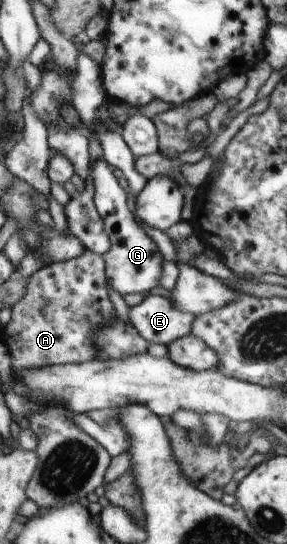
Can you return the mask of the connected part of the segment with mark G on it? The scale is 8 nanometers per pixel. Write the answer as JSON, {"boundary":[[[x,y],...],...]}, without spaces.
{"boundary":[[[104,158],[94,163],[91,176],[96,186],[95,204],[112,242],[112,249],[103,258],[107,263],[108,283],[113,293],[126,296],[160,291],[164,256],[159,245],[148,235],[135,212],[130,209],[129,193],[122,188],[114,176],[113,167]]]}

